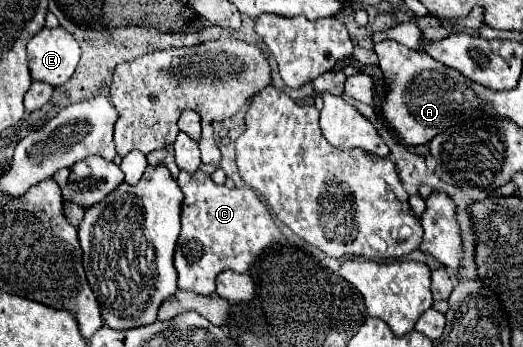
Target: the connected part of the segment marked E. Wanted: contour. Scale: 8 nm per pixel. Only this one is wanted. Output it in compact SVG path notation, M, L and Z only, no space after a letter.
M44 28L28 42L28 70L32 80L50 86L66 84L80 60L80 46L66 30Z

